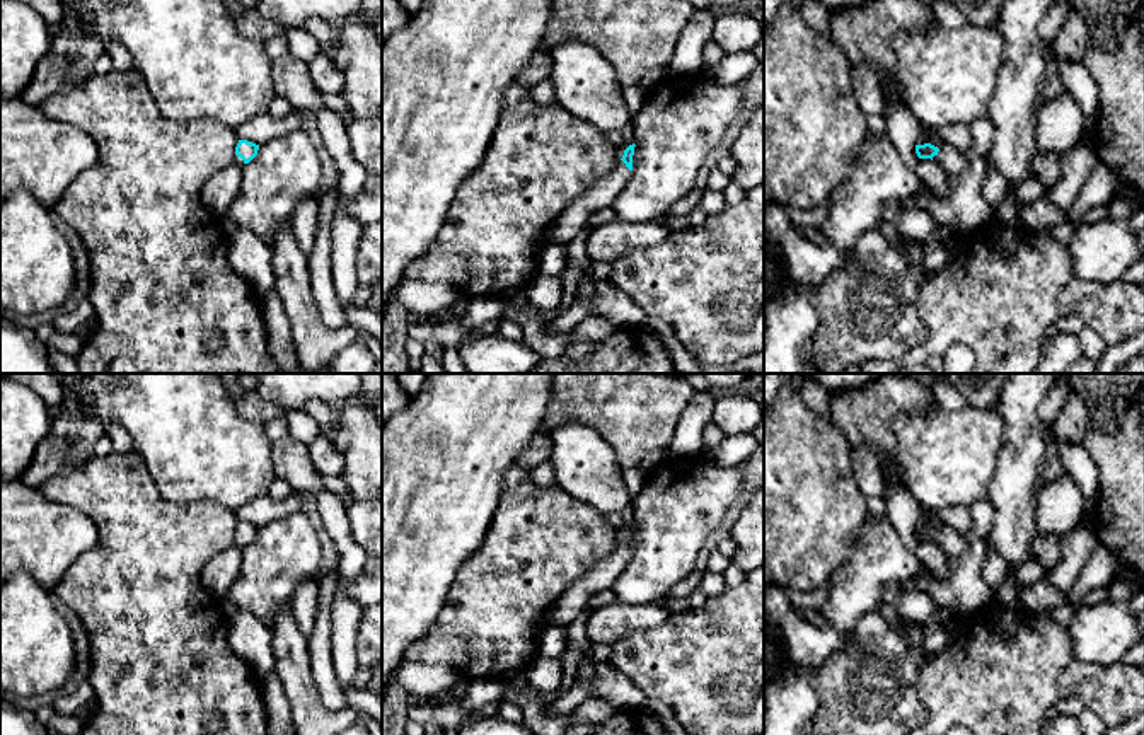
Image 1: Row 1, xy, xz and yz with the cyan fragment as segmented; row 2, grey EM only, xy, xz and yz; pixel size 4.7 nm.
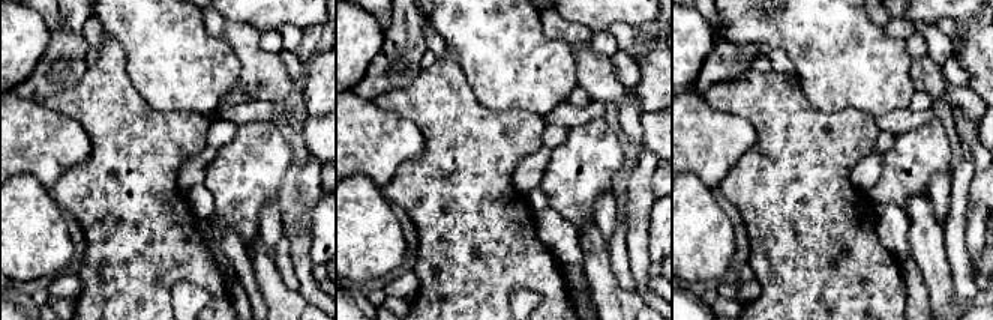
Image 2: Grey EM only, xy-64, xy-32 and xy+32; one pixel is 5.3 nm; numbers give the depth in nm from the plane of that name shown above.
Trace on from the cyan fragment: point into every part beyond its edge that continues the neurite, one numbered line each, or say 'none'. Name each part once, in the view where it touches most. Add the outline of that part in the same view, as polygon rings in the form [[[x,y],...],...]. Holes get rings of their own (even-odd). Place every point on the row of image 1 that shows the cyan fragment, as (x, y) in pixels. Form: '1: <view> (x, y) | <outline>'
1: yz (952, 161) | [[[946,143],[933,157],[933,162],[936,162],[950,176],[958,176],[968,167],[965,153]]]

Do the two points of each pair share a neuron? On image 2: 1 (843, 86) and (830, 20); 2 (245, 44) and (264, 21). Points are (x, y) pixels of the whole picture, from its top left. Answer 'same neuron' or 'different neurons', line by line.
1: same neuron
2: different neurons

